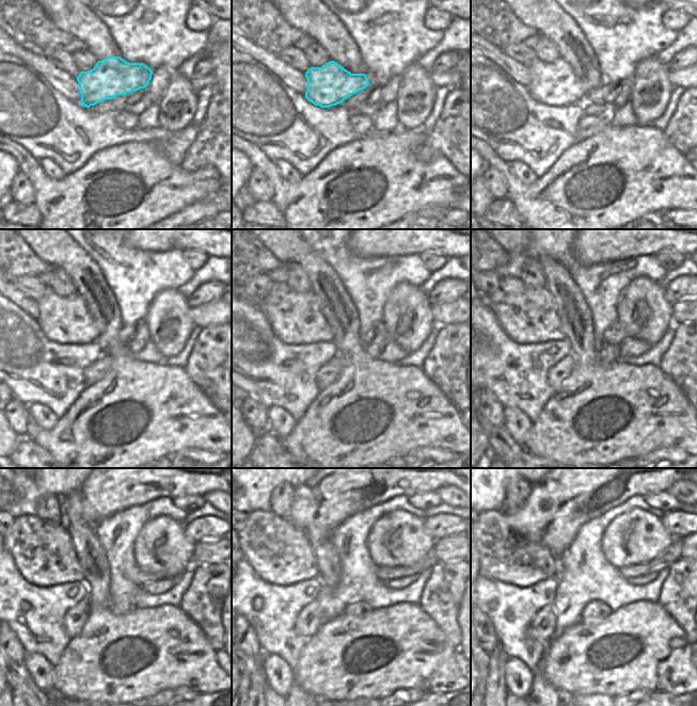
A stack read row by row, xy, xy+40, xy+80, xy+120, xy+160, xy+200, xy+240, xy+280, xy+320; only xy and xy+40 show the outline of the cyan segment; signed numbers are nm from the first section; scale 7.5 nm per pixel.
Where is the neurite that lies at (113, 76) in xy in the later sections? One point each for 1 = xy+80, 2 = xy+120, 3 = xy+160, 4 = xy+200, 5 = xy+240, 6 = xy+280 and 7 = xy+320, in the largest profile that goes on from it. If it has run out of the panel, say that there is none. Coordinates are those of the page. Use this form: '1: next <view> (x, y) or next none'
1: next xy+80 (555, 83)
2: next xy+120 (64, 320)
3: next xy+160 (295, 318)
4: next xy+200 (527, 316)
5: next xy+240 (43, 552)
6: next xy+280 (280, 554)
7: next xy+320 (503, 556)

